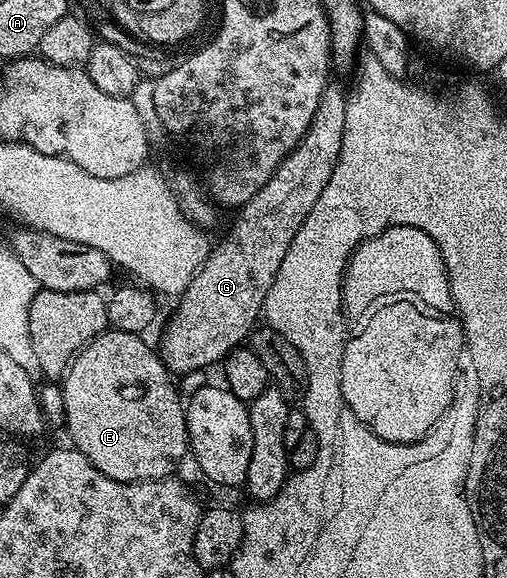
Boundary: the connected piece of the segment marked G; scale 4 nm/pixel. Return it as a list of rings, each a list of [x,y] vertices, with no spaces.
[[[336,83],[329,84],[318,103],[318,111],[306,131],[306,135],[282,159],[278,171],[246,204],[239,206],[236,218],[228,229],[228,238],[211,246],[211,253],[193,275],[191,283],[175,302],[176,310],[172,318],[164,325],[164,334],[160,337],[158,352],[169,374],[196,373],[207,365],[223,362],[234,349],[241,348],[249,340],[253,329],[257,328],[264,312],[264,300],[278,275],[278,267],[282,267],[282,259],[286,259],[286,250],[290,248],[290,239],[298,235],[298,227],[310,215],[310,207],[318,203],[318,195],[322,195],[322,187],[330,183],[330,175],[334,175],[334,167],[338,163],[338,155],[342,151],[342,131],[346,131],[346,107],[348,99],[345,90],[340,90]]]

